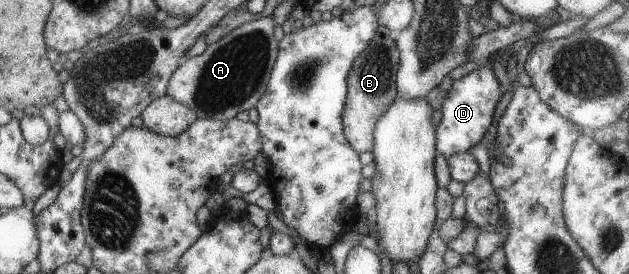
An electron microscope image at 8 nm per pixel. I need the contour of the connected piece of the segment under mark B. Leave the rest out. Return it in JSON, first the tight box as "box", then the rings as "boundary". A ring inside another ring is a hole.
{"box":[341,26,398,155],"boundary":[[[379,26],[366,48],[354,58],[347,73],[347,96],[341,115],[344,136],[350,147],[359,155],[372,151],[373,129],[378,118],[390,108],[396,98],[396,72],[398,69],[398,52],[392,33],[384,26]]]}

